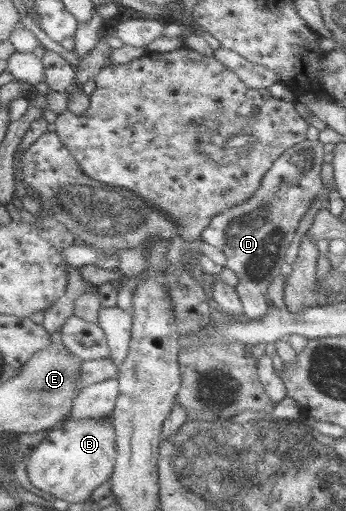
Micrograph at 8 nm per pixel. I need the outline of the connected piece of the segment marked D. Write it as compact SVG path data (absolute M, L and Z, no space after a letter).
M305 141L302 146L294 144L272 162L259 188L249 198L212 216L208 226L204 226L200 232L203 242L223 252L225 268L235 273L239 281L234 292L243 308L242 318L261 320L270 305L266 290L270 288L273 278L280 274L285 250L293 238L299 219L321 192L319 170L323 163L322 155L318 141Z

